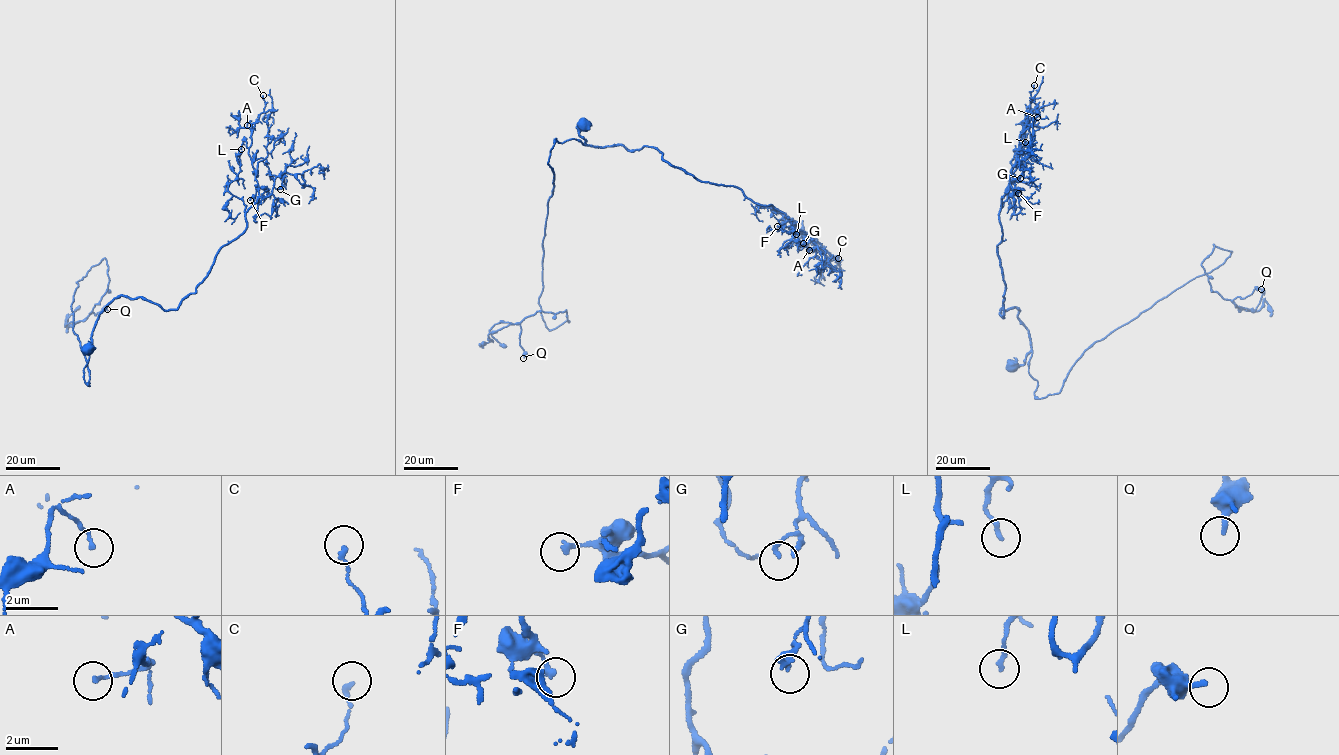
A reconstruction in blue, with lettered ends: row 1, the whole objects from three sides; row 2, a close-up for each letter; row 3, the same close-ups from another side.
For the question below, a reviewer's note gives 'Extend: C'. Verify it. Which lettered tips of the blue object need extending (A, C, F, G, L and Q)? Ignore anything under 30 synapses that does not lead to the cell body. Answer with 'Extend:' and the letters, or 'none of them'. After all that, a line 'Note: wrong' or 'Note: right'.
Extend: none of them
Note: wrong

